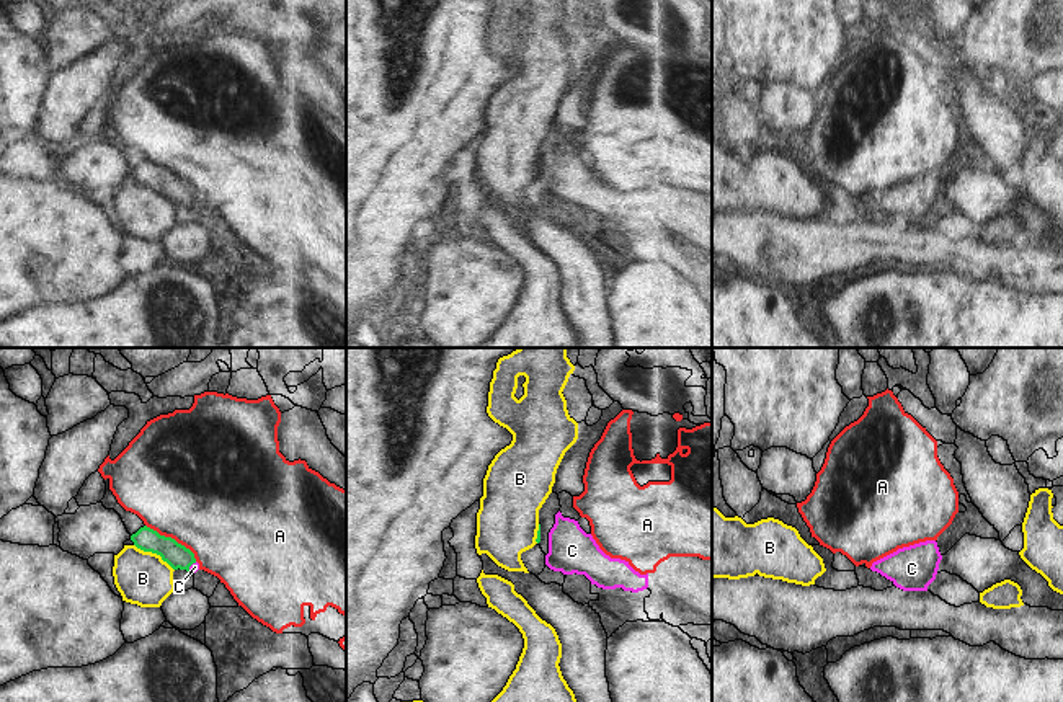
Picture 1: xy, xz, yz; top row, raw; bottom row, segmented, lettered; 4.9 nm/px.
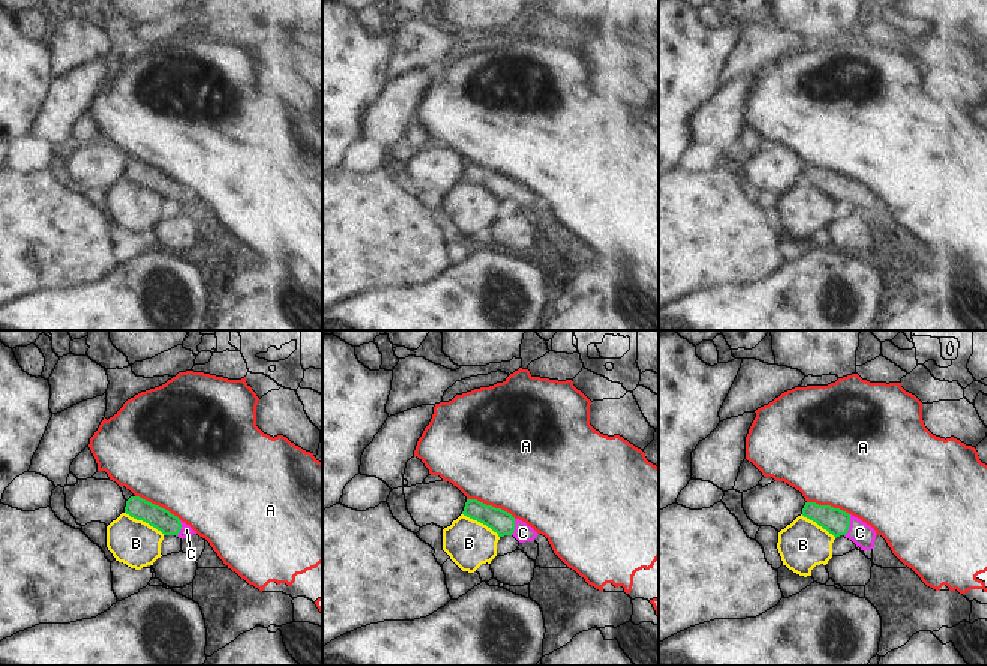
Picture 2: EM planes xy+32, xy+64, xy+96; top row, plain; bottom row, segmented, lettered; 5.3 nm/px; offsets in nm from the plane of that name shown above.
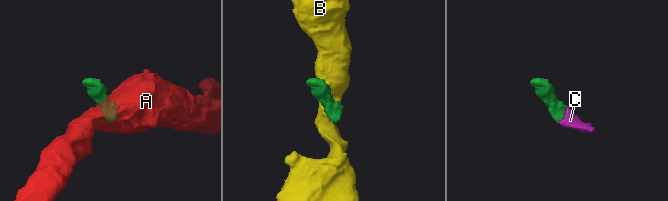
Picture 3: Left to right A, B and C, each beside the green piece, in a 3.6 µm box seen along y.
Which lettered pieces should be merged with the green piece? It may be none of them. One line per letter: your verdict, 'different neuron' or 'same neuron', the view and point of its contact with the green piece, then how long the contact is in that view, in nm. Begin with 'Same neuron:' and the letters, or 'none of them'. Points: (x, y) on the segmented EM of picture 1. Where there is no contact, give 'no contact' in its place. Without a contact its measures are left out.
Same neuron: C
A: different neuron; contact xy (173, 539); length 320 nm
B: different neuron; contact xy (154, 552); length 240 nm
C: same neuron; contact xy (191, 564); length 60 nm

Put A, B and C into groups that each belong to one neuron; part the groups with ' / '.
A / B / C

